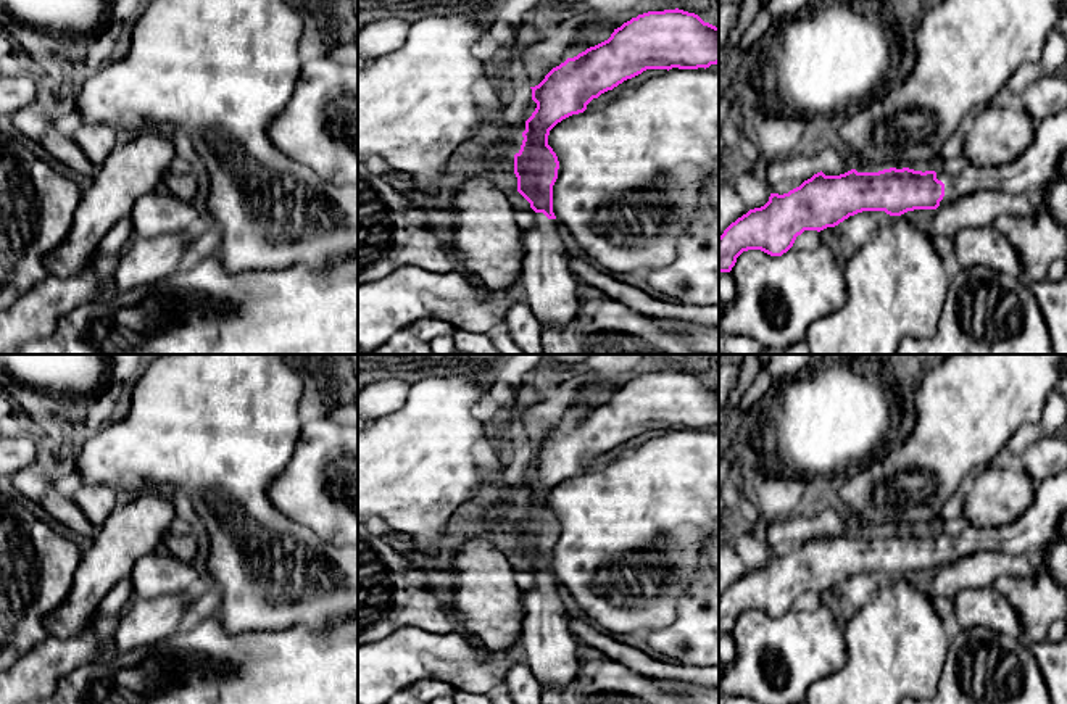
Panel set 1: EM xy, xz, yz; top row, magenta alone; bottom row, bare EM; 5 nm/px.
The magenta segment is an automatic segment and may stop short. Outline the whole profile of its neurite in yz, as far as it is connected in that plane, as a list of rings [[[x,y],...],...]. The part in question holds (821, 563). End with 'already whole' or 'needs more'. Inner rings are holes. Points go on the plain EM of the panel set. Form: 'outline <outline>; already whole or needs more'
outline [[[1067,469],[1044,478],[1032,506],[1009,525],[970,525],[956,536],[909,528],[851,530],[840,536],[820,532],[788,554],[770,554],[764,567],[749,570],[724,591],[719,598],[719,635],[730,633],[743,612],[782,617],[804,591],[820,593],[862,572],[901,577],[936,570],[982,551],[1036,557],[1065,514]]]; needs more

